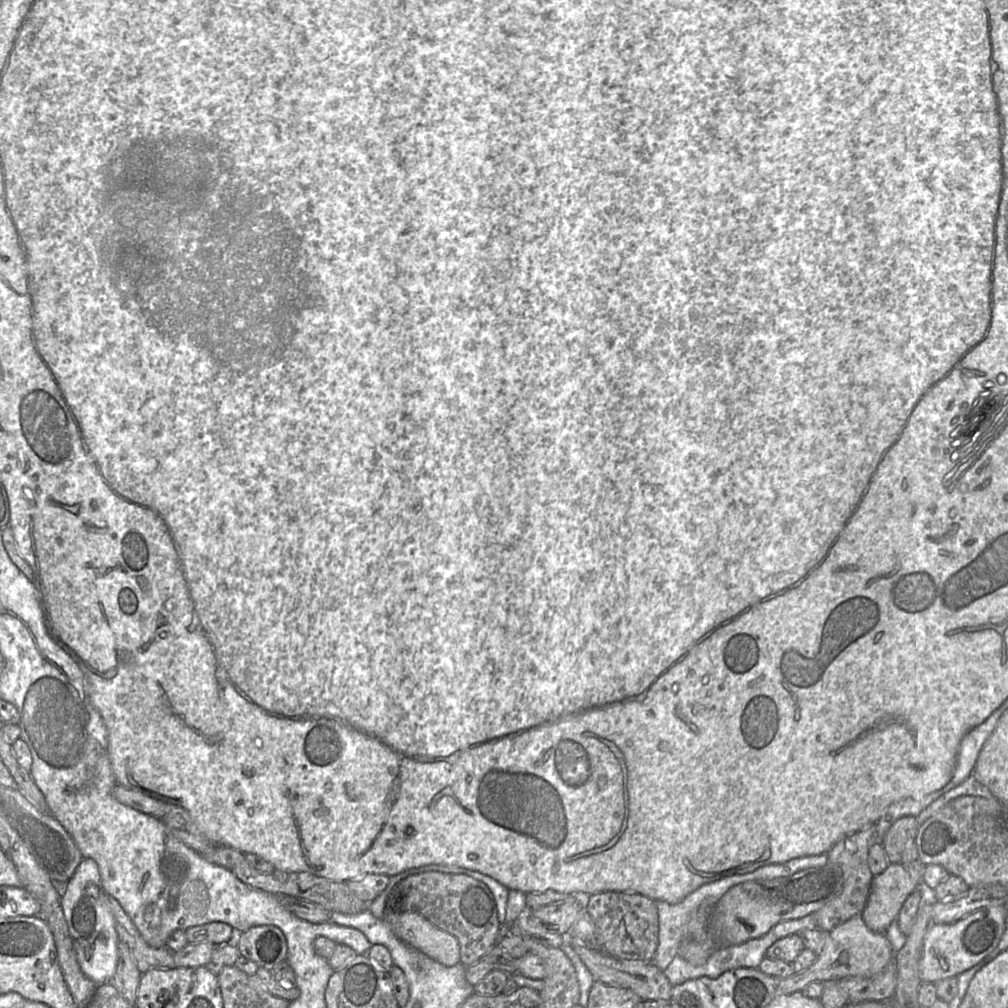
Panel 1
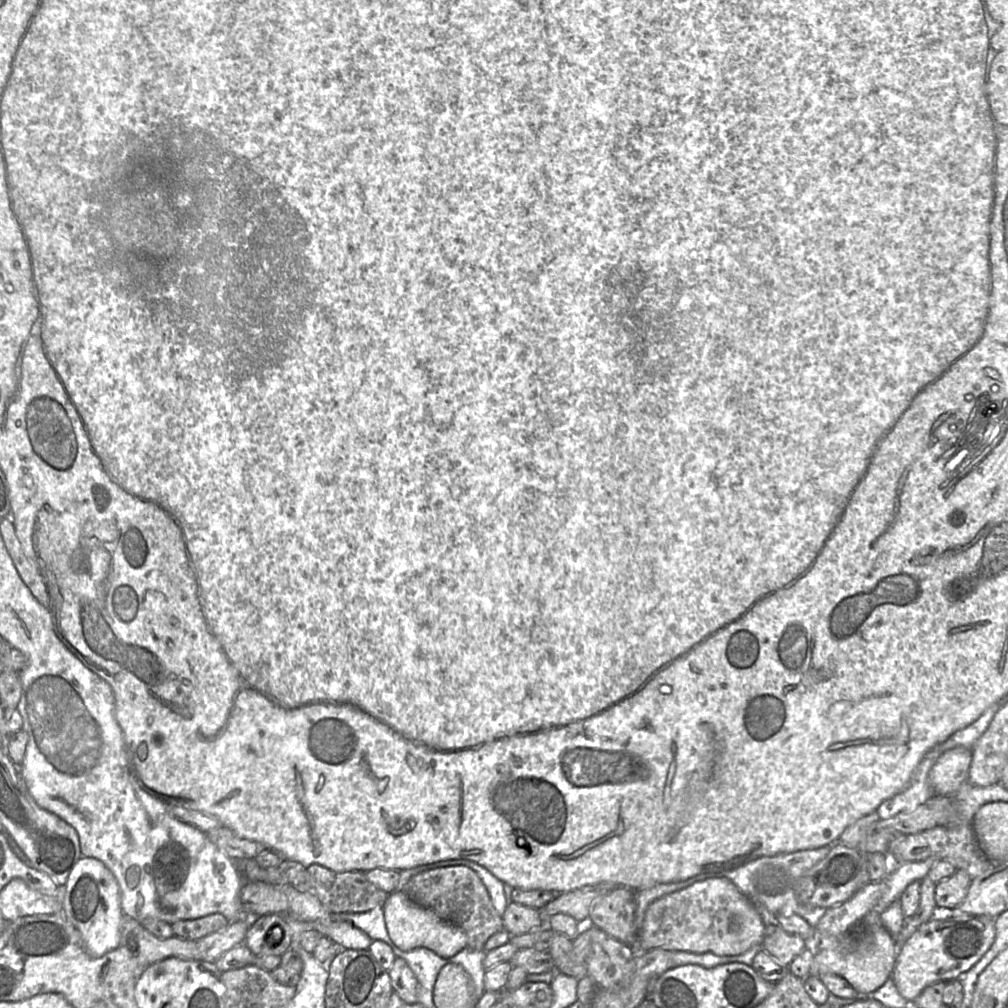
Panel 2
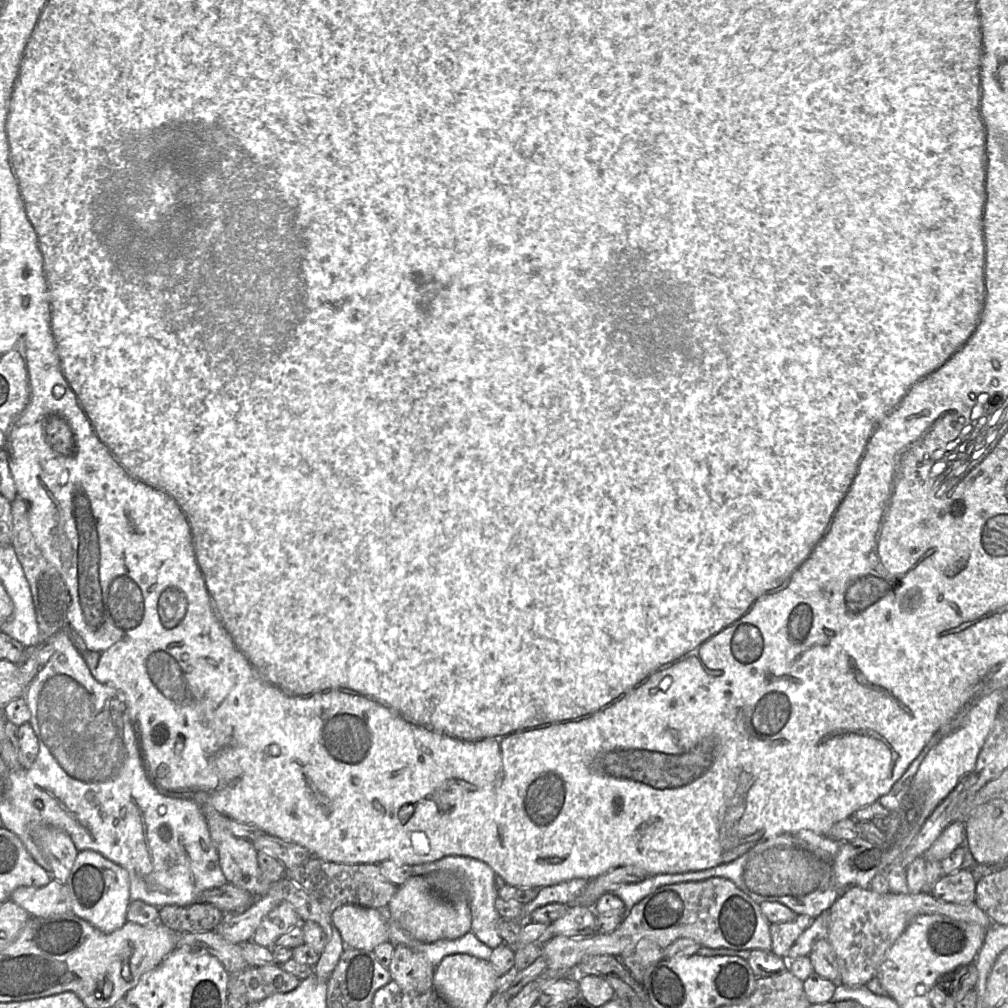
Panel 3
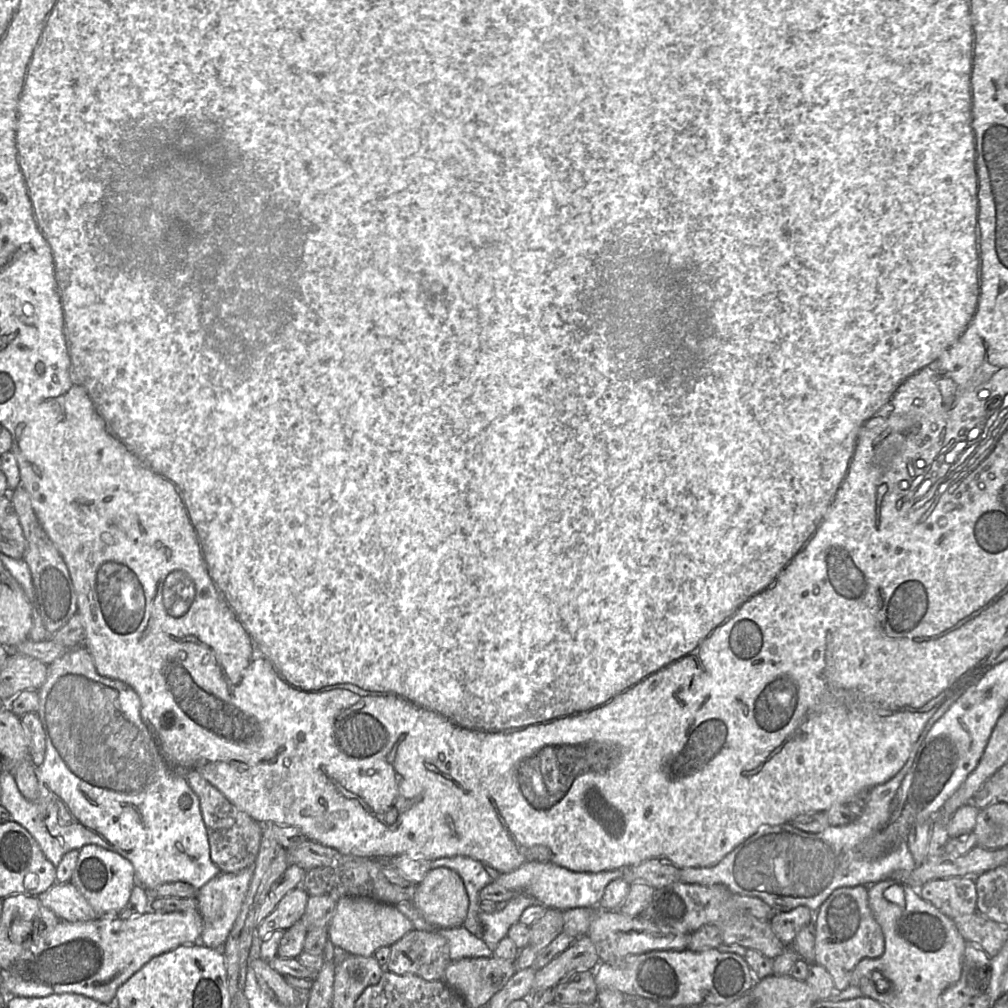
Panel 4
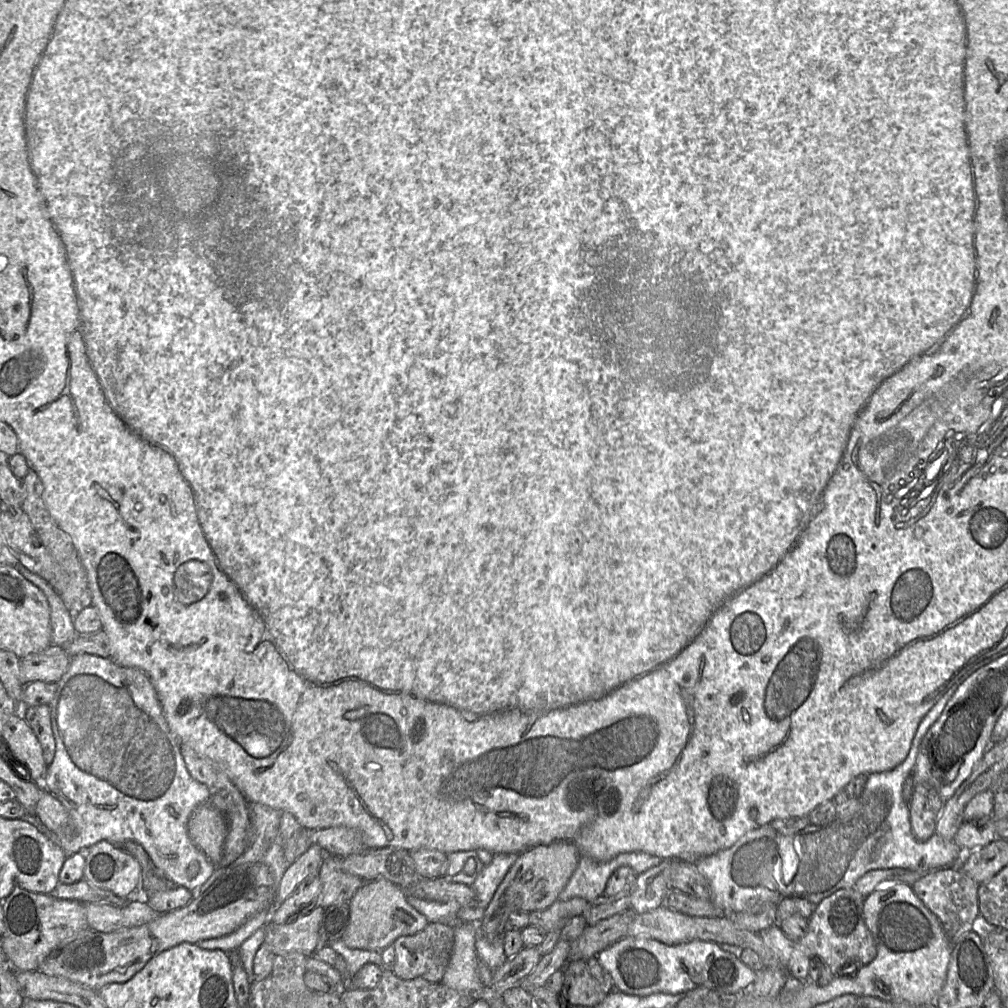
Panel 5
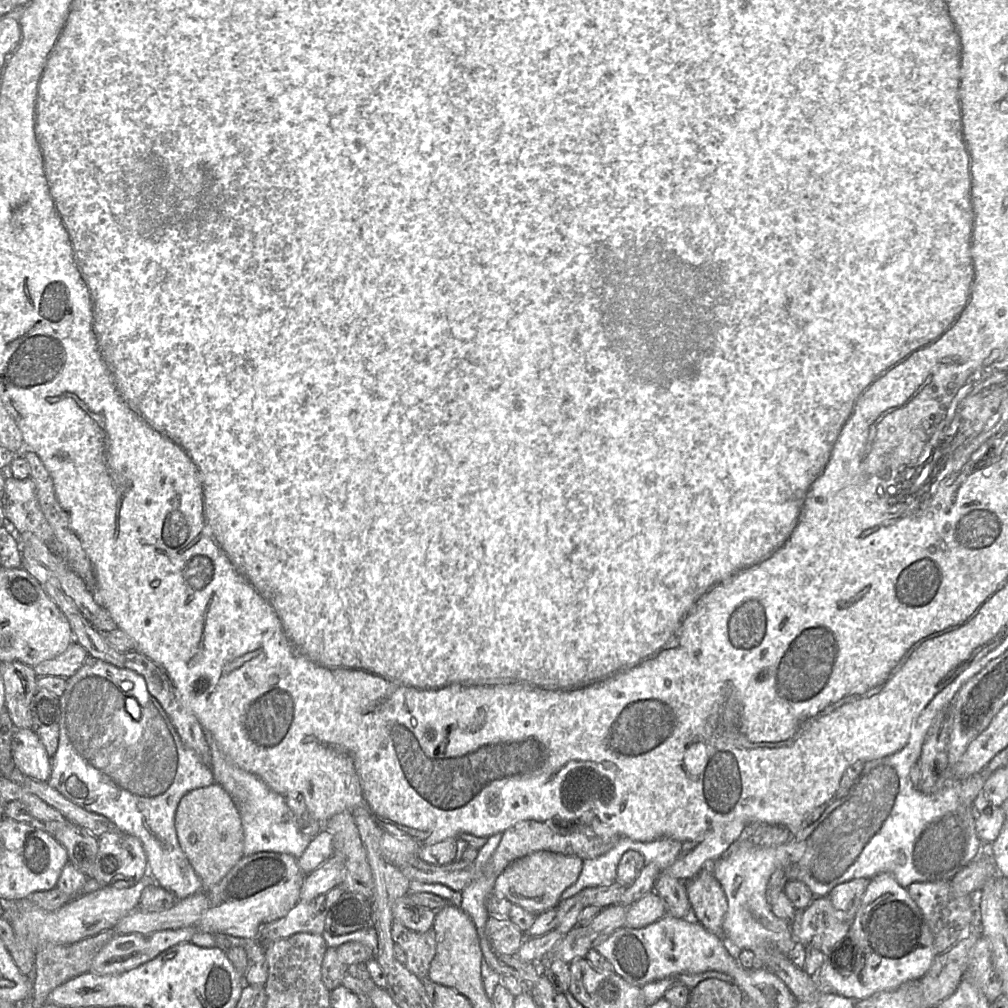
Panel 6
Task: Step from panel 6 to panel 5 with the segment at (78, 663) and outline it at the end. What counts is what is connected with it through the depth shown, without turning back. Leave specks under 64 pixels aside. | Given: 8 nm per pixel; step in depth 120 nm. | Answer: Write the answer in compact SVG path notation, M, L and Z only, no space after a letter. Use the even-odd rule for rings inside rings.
M60 645L20 658L20 677L24 685L34 681L57 683L68 670L71 656Z

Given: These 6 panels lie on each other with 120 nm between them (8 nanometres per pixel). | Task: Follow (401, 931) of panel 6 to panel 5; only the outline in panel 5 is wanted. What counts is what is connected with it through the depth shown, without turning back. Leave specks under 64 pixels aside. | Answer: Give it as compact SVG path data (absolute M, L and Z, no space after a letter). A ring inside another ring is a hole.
M440 922L428 924L416 934L398 937L394 942L395 960L391 971L399 978L413 979L422 977L432 983L441 983L454 946L452 925Z

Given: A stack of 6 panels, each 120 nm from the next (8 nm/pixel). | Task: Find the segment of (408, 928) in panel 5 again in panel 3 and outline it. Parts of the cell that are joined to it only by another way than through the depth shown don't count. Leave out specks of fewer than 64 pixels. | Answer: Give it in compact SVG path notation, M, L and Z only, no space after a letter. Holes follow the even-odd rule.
M348 904L332 911L331 918L347 947L373 951L379 944L389 941L389 919L380 909Z

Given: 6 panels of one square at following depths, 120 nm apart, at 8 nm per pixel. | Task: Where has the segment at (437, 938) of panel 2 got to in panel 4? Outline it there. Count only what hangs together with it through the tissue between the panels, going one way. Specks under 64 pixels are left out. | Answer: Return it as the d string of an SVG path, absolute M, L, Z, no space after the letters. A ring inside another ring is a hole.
M445 867L431 869L426 874L412 903L428 923L438 928L463 926L469 909L461 876Z

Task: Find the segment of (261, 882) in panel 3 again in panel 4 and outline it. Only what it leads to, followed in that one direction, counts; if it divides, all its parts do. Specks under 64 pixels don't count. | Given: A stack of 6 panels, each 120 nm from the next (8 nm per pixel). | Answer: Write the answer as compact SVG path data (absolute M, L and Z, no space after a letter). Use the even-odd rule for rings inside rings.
M188 770L186 779L199 798L201 814L210 845L210 857L213 863L224 873L237 873L253 865L259 851L263 824L236 808L197 771Z

